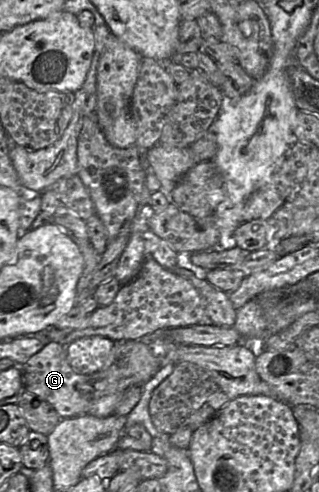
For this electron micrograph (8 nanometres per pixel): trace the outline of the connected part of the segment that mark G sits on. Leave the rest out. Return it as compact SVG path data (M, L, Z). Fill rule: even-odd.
M140 340L114 341L105 368L89 375L79 374L68 362L66 346L48 341L27 362L18 366L23 376L23 390L50 403L62 419L87 414L93 404L104 396L144 385L160 370L162 362L149 345Z

